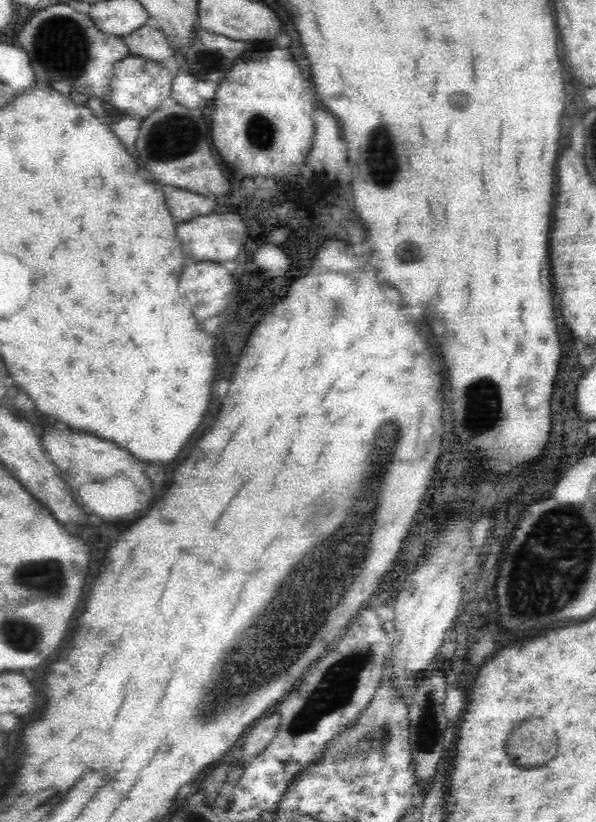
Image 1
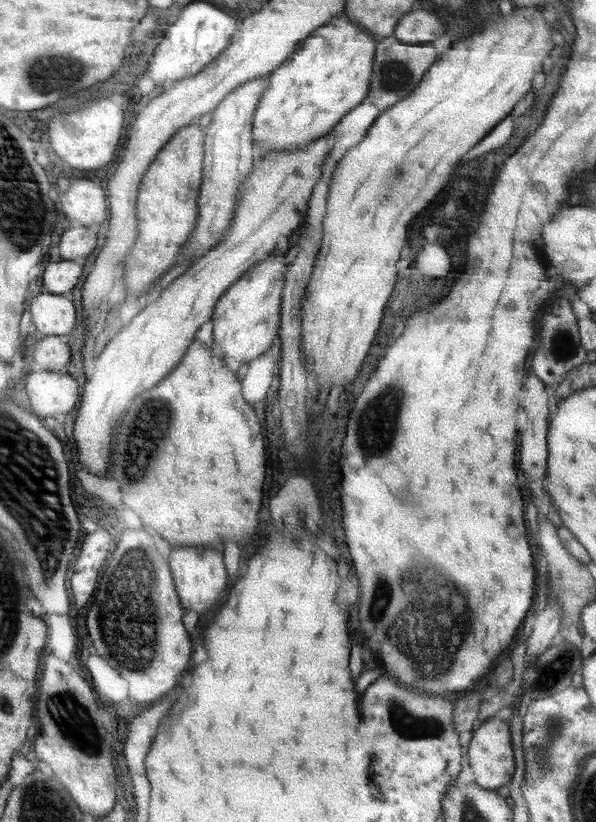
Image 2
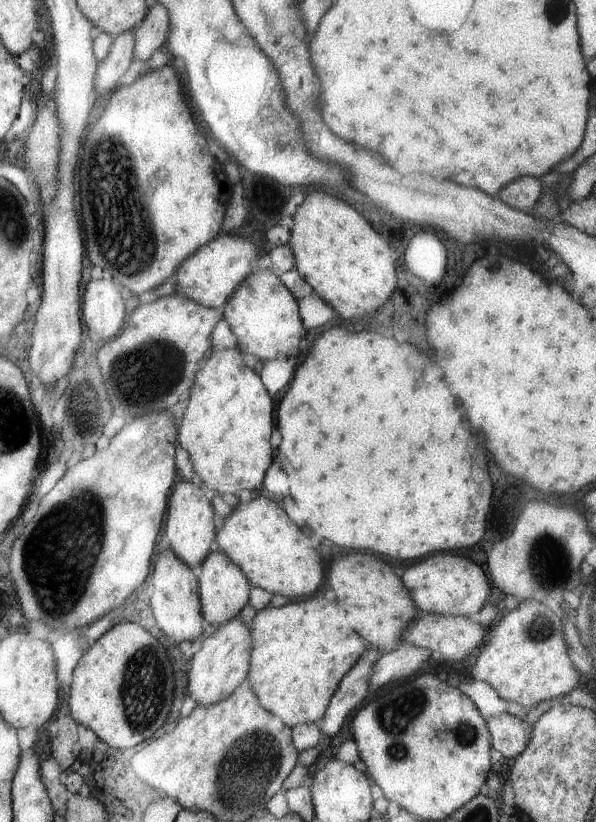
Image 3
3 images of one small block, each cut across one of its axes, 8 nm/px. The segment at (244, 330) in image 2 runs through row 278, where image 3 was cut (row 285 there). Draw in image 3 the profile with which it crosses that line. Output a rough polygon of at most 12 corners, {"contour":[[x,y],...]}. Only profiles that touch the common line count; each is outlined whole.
{"contour":[[255,270],[223,308],[237,348],[261,362],[297,356],[299,298]]}

